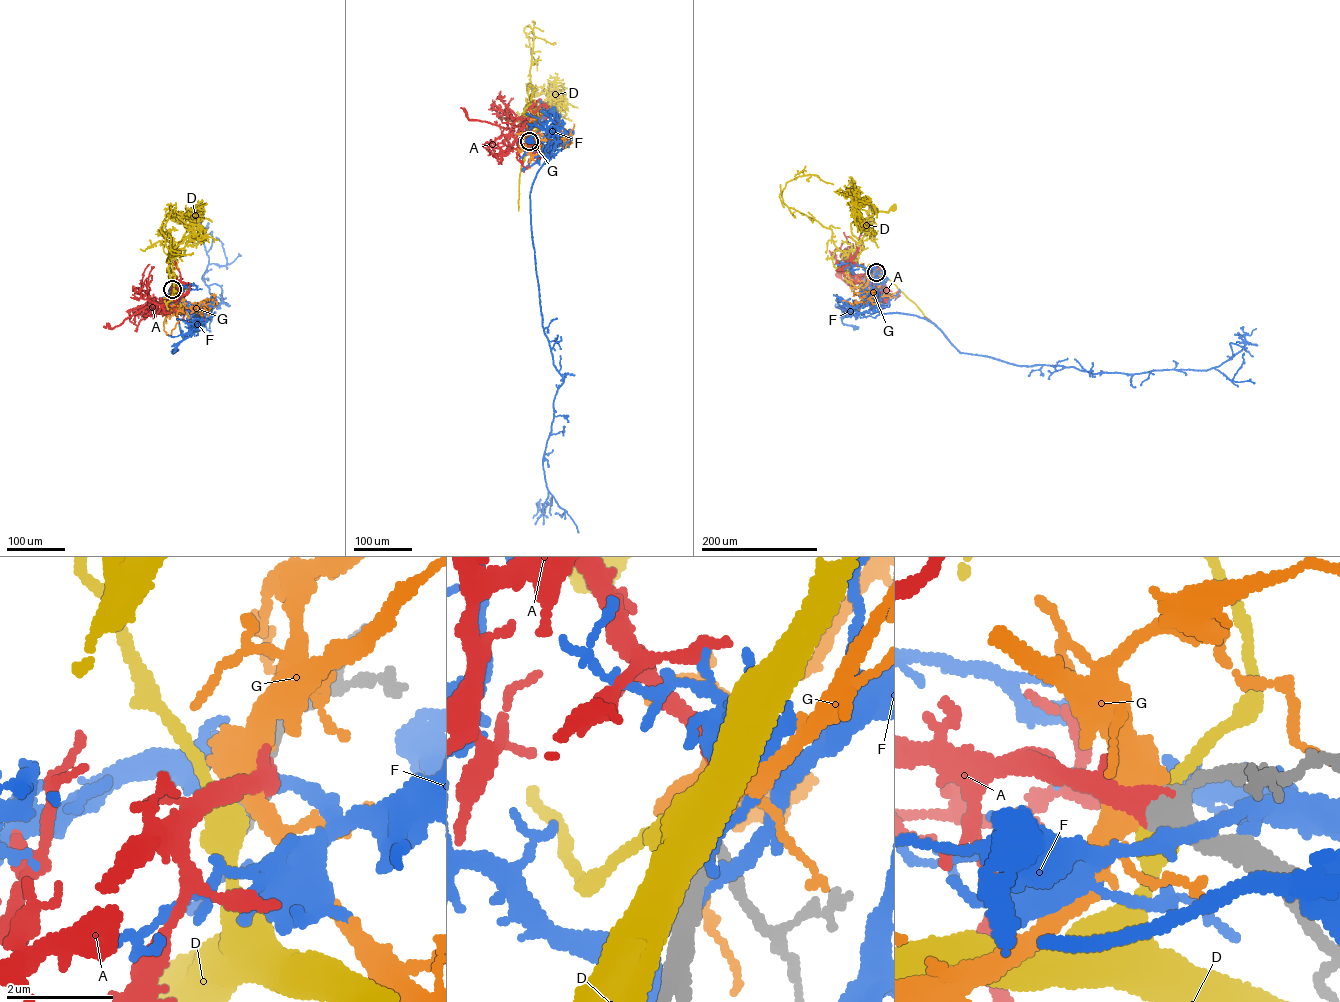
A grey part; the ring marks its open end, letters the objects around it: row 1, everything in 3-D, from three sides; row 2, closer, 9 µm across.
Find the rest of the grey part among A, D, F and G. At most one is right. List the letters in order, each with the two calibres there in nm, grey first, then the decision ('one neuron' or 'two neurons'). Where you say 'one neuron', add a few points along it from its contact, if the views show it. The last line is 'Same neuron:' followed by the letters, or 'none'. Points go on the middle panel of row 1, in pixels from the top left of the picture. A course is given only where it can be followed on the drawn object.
A: 460/420 nm | one neuron | via (529, 141), (526, 138), (530, 129), (523, 124), (510, 131), (529, 151), (541, 153), (538, 158)
D: 480/440 nm | two neurons
F: 400/220 nm | two neurons
G: 440/550 nm | two neurons
Same neuron: A

